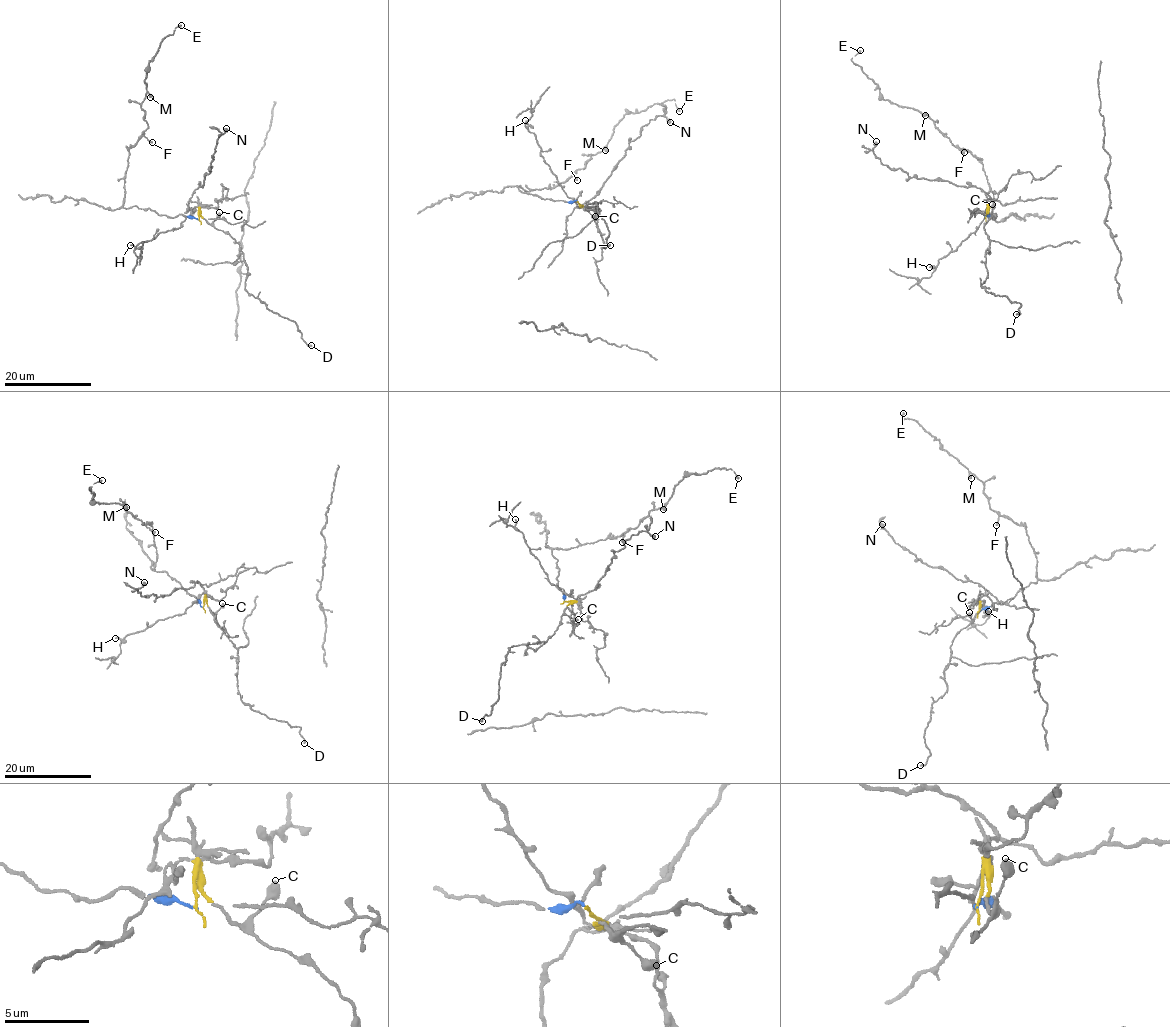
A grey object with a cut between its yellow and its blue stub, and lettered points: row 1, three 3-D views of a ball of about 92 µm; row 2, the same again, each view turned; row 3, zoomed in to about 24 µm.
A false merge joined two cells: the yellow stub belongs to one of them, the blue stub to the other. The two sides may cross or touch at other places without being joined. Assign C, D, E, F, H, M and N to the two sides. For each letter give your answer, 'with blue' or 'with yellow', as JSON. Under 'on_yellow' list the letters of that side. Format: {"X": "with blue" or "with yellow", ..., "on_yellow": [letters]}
{"C": "with yellow", "D": "with yellow", "E": "with blue", "F": "with blue", "H": "with yellow", "M": "with blue", "N": "with yellow", "on_yellow": ["C", "D", "H", "N"]}

